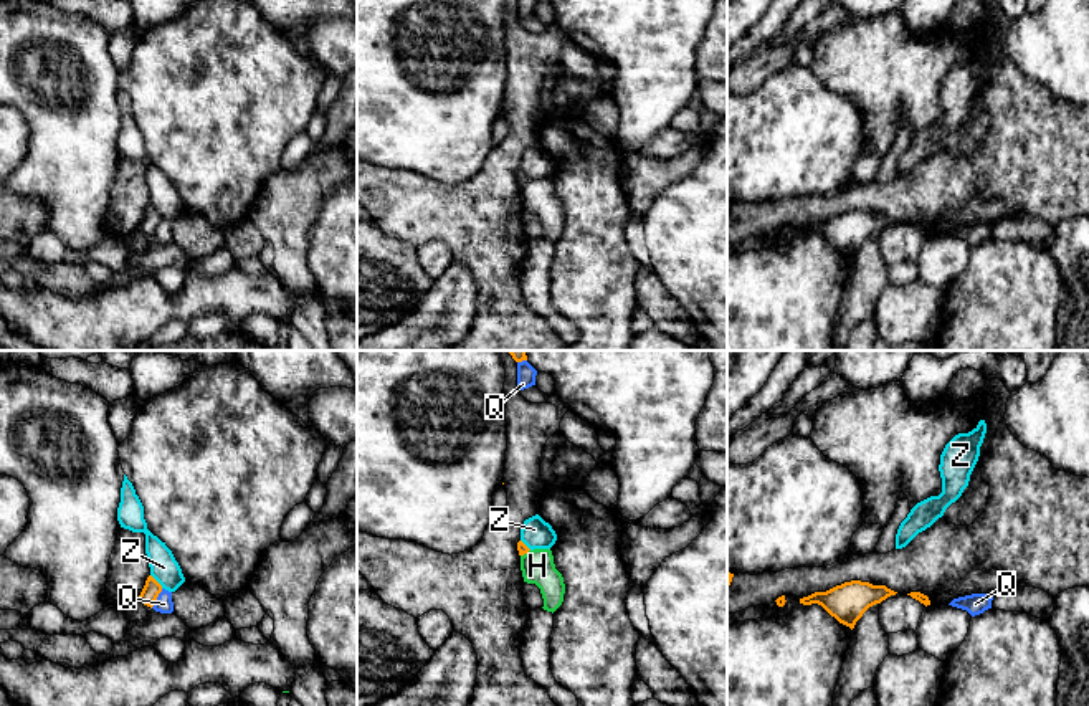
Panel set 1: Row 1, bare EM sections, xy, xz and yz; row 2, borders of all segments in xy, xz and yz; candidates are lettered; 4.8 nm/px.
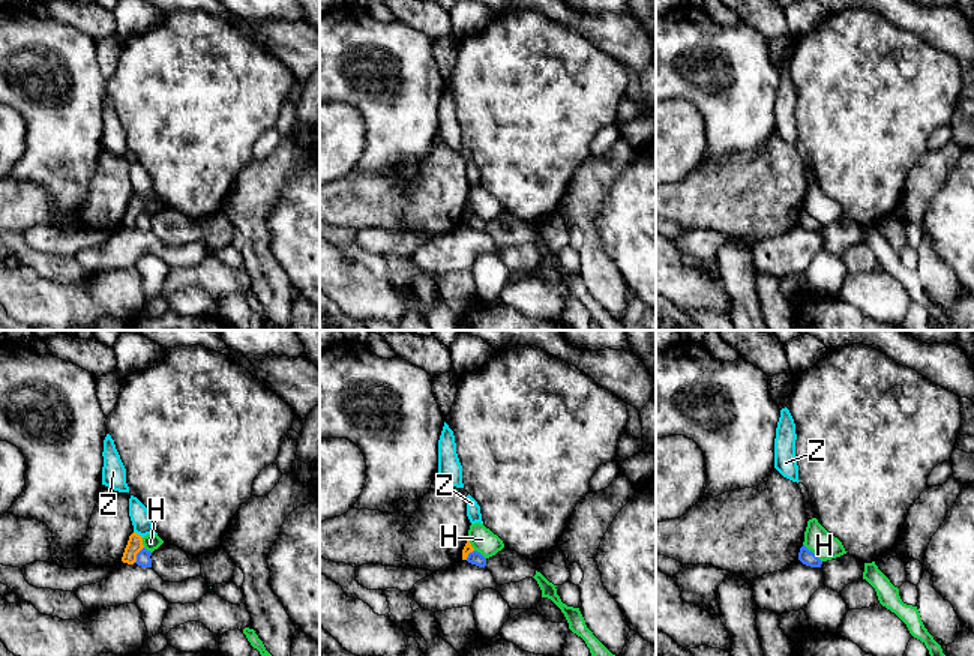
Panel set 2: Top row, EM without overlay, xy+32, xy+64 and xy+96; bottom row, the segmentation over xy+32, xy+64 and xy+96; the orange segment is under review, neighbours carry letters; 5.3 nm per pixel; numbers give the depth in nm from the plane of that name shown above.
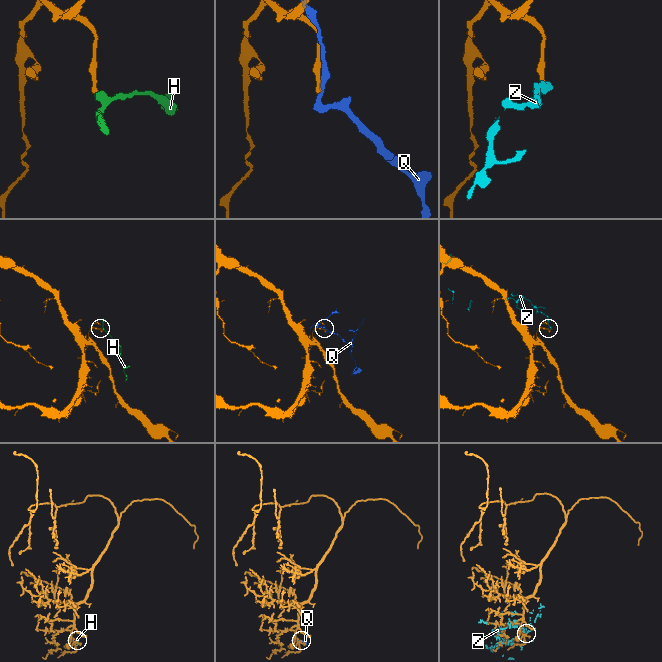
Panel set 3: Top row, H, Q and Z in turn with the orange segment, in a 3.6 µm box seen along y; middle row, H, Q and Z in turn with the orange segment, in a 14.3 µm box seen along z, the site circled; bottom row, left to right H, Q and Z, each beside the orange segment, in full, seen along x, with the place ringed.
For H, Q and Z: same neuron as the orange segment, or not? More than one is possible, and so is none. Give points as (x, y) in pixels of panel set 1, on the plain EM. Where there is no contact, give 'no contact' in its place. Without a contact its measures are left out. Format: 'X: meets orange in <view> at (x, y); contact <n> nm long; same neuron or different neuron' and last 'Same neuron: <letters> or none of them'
H: meets orange in xz at (524, 182); contact 60 nm long; different neuron
Q: meets orange in xy at (156, 228); contact 110 nm long; different neuron
Z: meets orange in xy at (156, 210); contact 90 nm long; different neuron
Same neuron: none of them

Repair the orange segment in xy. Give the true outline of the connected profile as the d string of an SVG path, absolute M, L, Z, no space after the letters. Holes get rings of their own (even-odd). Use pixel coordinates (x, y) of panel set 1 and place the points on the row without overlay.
M149 205L139 225L139 230L152 238L160 222L162 215L152 205Z

